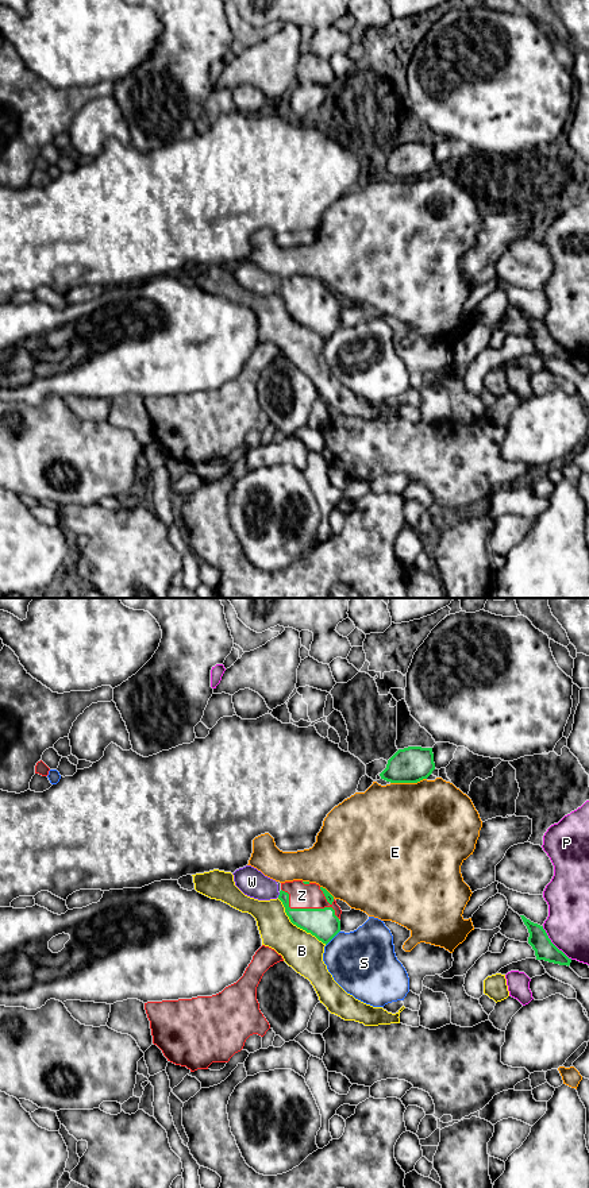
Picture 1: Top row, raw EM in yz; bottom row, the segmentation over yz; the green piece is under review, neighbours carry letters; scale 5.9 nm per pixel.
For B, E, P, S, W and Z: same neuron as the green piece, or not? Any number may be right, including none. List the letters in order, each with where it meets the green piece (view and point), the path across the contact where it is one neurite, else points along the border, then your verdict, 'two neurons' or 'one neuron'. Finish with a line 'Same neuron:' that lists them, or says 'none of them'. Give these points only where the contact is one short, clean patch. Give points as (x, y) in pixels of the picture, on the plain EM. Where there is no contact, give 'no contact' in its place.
B: meets green in yz at (297, 321); two neurons
E: meets green in yz at (408, 177); two neurons
P: meets green in yz at (553, 339); two neurons
S: meets green in yz at (333, 332); two neurons
W: meets green in yz at (278, 290); two neurons
Z: meets green in yz at (307, 304); one neuron
Same neuron: Z

